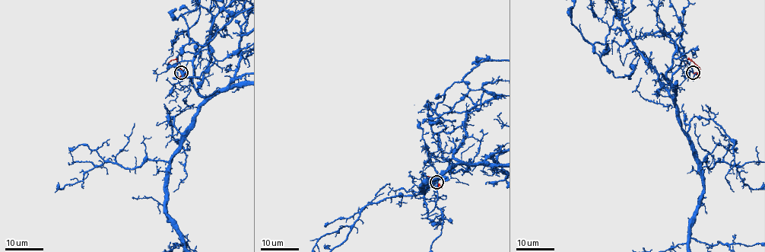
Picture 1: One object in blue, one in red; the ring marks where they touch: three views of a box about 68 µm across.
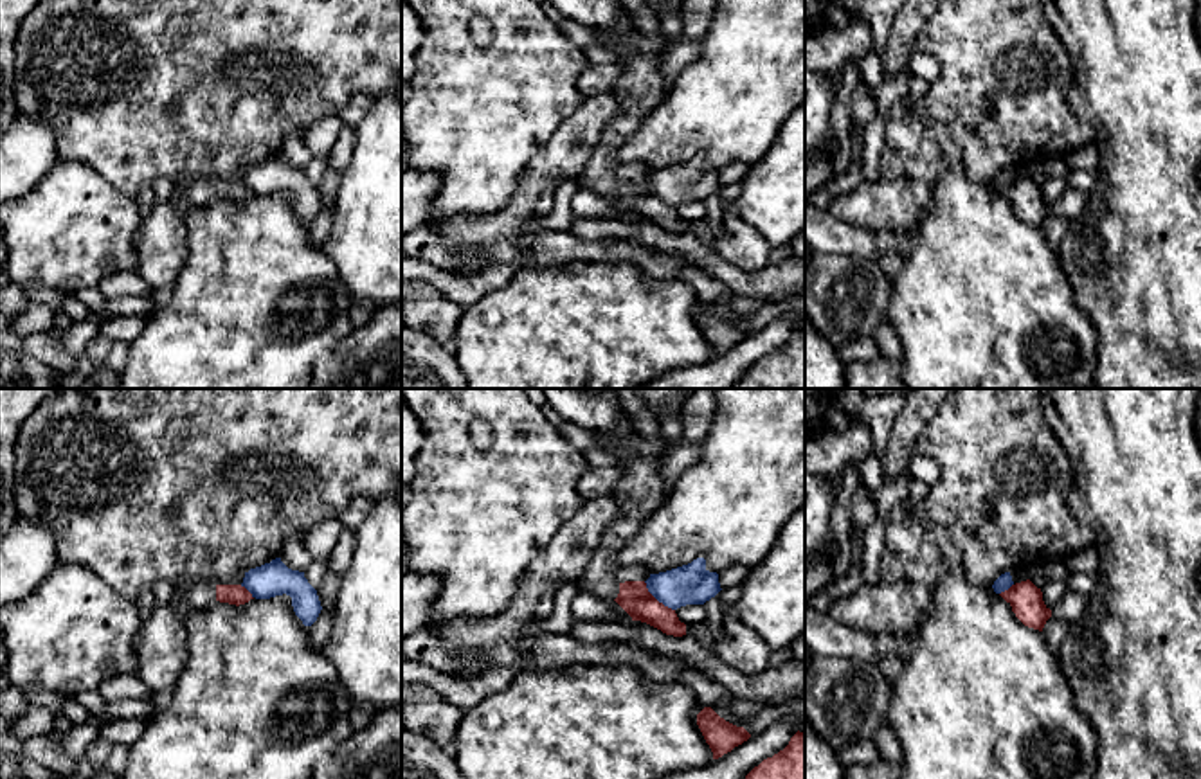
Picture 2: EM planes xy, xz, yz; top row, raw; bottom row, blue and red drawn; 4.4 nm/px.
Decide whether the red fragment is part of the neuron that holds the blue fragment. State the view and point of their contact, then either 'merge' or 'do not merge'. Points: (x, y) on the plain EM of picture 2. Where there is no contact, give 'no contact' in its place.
xz (658, 196) | do not merge

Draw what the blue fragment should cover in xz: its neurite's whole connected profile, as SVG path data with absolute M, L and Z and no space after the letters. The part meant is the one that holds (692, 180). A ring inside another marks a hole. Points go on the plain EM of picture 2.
M704 155L666 169L650 171L645 180L648 189L672 207L686 201L704 201L722 187L718 171L706 166Z

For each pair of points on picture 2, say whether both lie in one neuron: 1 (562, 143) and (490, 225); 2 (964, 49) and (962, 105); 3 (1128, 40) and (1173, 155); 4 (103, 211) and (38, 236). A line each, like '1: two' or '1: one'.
1: one
2: one
3: one
4: one

